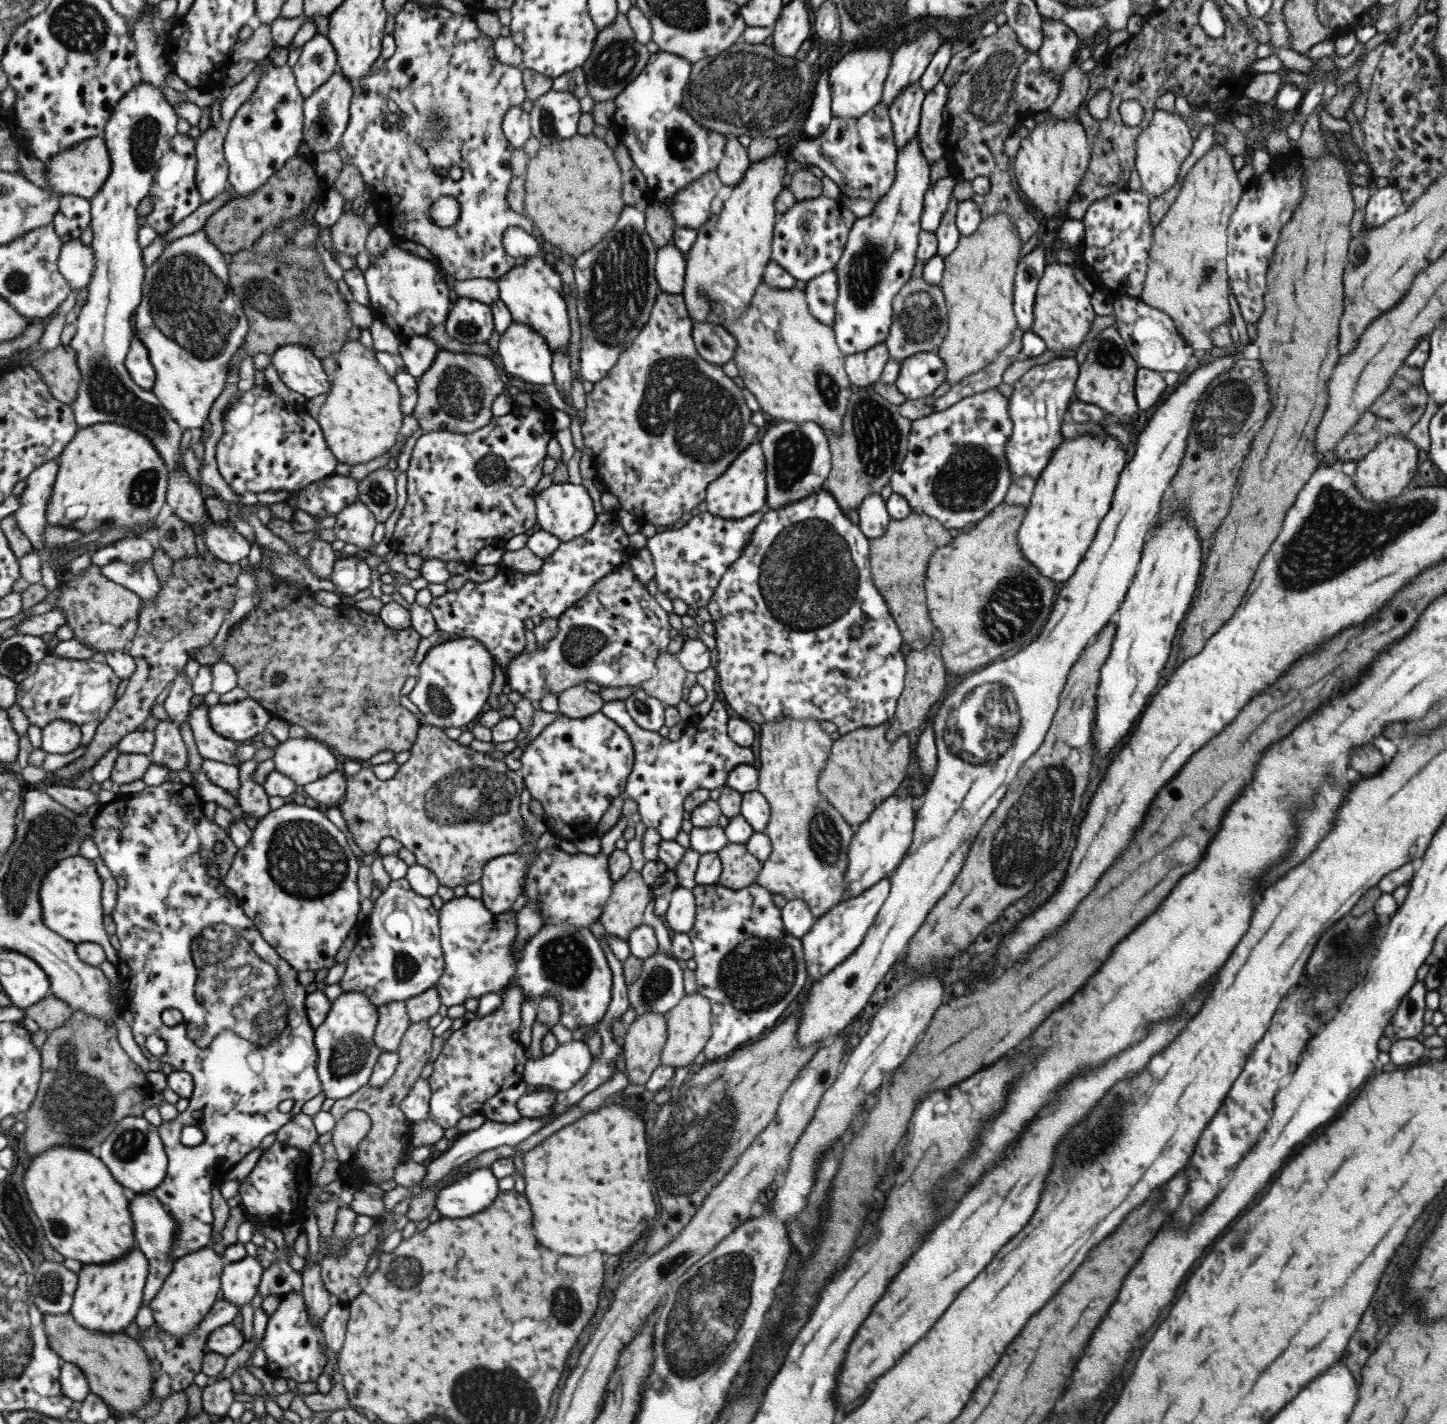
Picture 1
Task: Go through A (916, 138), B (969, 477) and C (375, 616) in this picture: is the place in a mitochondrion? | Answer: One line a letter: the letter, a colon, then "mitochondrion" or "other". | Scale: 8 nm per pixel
A: other
B: mitochondrion
C: other

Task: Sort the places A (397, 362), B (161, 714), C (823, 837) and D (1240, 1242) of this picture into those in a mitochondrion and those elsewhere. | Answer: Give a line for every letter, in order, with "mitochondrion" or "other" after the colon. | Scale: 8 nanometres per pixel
A: other
B: other
C: mitochondrion
D: mitochondrion

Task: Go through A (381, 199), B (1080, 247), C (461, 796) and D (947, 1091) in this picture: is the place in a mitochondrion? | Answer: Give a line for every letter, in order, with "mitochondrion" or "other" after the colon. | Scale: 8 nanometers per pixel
A: other
B: other
C: mitochondrion
D: other

